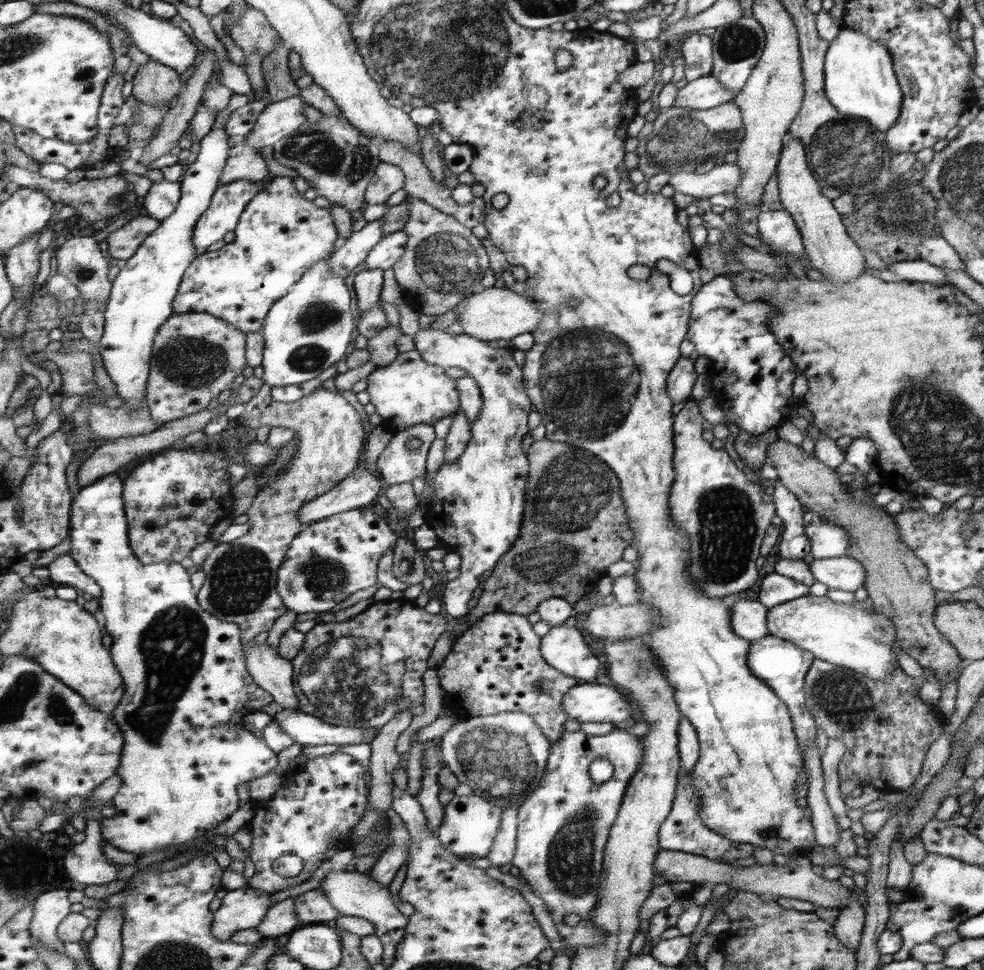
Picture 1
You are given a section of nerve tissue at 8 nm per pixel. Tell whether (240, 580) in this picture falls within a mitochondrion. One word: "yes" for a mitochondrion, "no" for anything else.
yes

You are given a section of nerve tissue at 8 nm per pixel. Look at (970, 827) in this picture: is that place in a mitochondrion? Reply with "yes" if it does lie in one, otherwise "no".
no

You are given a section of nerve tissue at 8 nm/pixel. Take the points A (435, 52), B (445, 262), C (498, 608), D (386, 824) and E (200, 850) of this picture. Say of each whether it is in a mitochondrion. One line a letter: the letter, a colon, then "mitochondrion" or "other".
A: mitochondrion
B: mitochondrion
C: other
D: other
E: other

